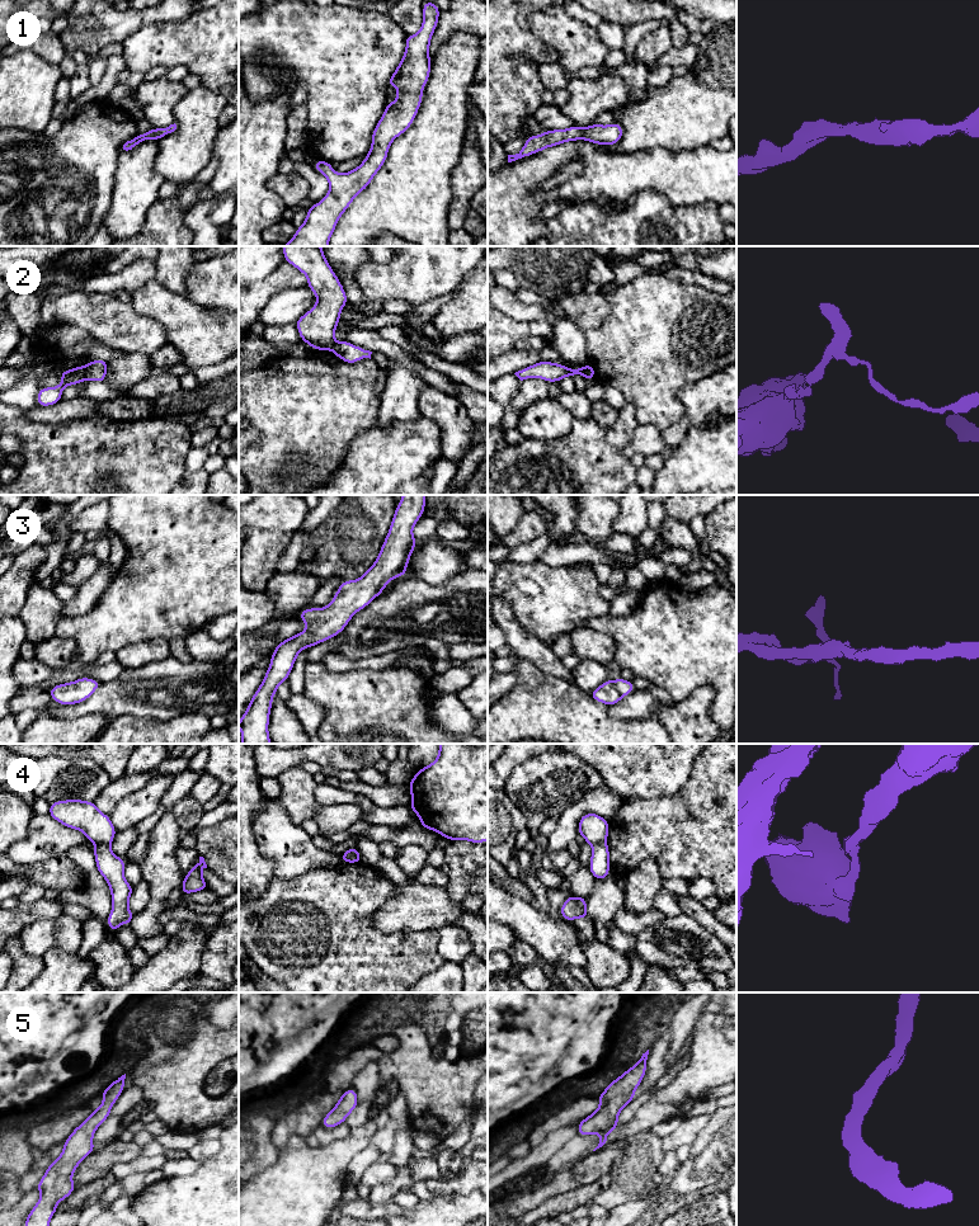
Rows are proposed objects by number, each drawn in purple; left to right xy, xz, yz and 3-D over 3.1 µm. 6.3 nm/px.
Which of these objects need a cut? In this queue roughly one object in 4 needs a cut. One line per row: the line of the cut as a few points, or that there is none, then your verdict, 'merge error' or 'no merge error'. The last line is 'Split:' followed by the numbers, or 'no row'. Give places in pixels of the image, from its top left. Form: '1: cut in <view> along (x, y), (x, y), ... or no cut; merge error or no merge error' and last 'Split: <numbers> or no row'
1: no cut; no merge error
2: cut in xy along (83, 367), (84, 378); merge error
3: no cut; no merge error
4: cut in xy along (95, 843), (107, 843), (109, 845); merge error
5: no cut; no merge error
Split: 2, 4

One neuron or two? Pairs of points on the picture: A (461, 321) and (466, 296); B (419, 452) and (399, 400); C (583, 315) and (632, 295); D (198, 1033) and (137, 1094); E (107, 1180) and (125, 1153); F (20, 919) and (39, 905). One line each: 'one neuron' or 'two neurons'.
A: one neuron
B: two neurons
C: two neurons
D: two neurons
E: two neurons
F: one neuron

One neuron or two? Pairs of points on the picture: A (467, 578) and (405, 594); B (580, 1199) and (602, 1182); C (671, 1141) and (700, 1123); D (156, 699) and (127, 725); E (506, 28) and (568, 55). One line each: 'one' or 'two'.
A: one
B: one
C: one
D: two
E: two

